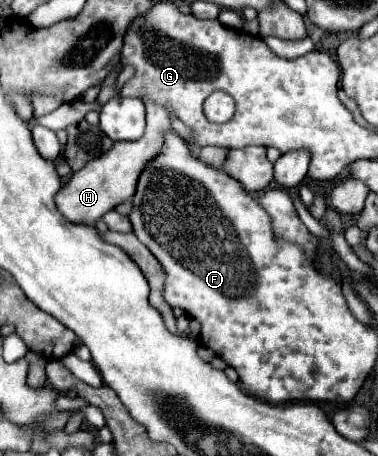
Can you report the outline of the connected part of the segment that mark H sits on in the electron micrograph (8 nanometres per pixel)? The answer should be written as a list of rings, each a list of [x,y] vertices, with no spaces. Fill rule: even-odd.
[[[144,97],[144,107],[146,107],[146,133],[138,141],[118,141],[112,145],[112,149],[84,165],[80,171],[72,173],[70,179],[62,185],[60,193],[54,195],[56,209],[64,213],[64,217],[72,223],[78,225],[94,225],[104,213],[114,209],[118,203],[126,201],[132,197],[136,191],[136,177],[140,175],[140,169],[158,153],[162,145],[164,133],[170,129],[170,119],[168,111],[160,105],[154,103],[152,99]]]

